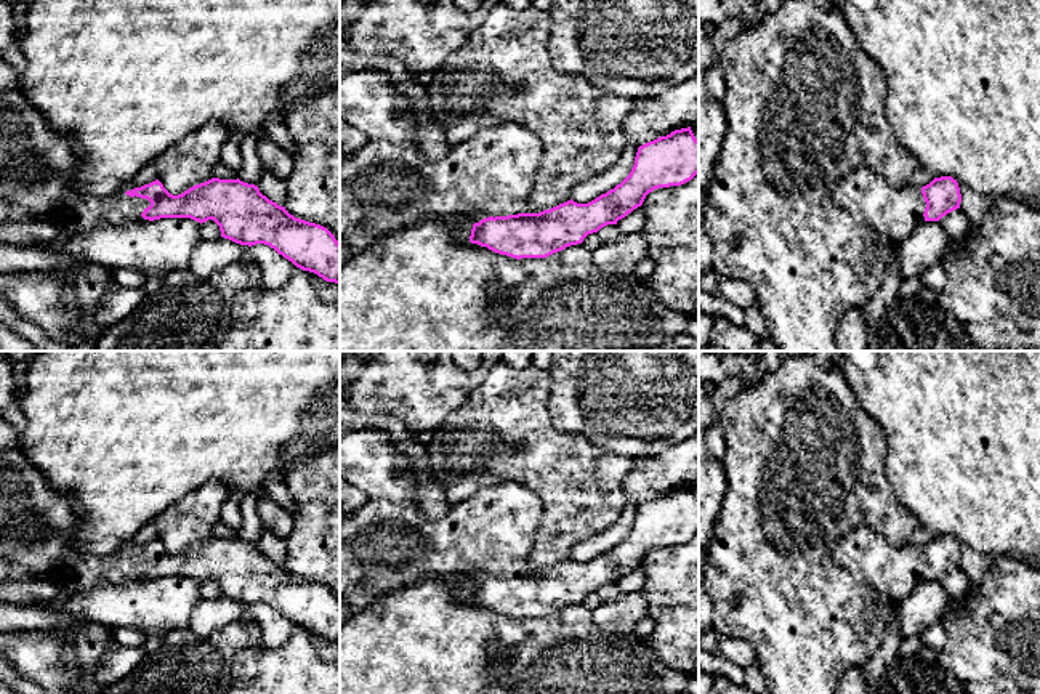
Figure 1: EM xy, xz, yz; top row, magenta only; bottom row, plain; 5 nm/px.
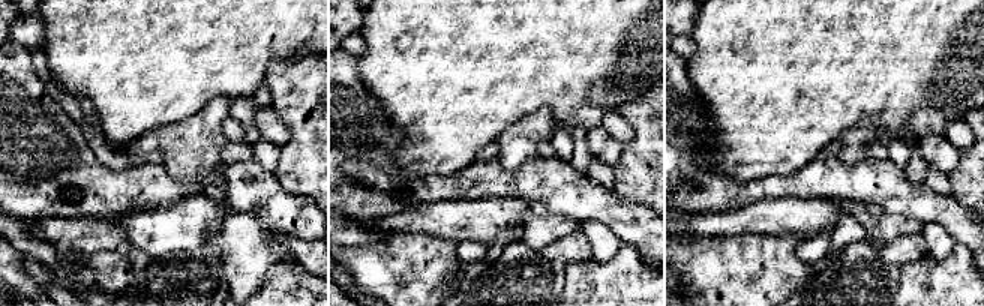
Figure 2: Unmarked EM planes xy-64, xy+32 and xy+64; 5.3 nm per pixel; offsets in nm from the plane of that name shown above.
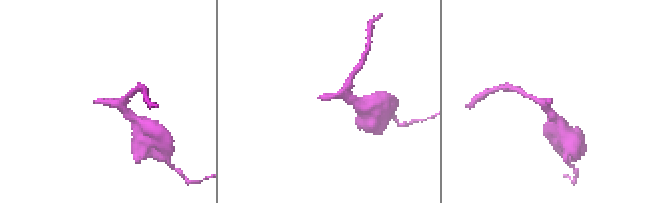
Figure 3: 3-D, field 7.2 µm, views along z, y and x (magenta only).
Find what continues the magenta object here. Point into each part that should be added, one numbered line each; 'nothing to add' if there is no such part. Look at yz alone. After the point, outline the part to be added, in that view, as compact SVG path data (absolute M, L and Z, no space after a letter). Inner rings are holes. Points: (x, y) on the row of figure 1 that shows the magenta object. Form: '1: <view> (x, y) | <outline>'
1: yz (894, 212) | M861 167L832 188L832 199L840 208L862 218L894 245L925 221L926 202L921 188L896 188L869 167Z

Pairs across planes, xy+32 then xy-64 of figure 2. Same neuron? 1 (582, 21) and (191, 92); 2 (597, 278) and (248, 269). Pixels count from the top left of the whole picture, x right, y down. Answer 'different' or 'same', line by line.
1: same
2: different

